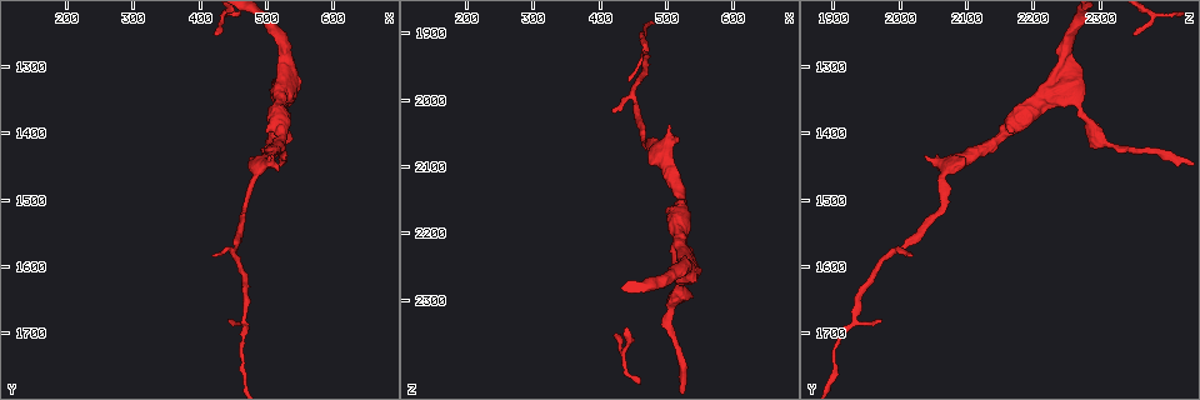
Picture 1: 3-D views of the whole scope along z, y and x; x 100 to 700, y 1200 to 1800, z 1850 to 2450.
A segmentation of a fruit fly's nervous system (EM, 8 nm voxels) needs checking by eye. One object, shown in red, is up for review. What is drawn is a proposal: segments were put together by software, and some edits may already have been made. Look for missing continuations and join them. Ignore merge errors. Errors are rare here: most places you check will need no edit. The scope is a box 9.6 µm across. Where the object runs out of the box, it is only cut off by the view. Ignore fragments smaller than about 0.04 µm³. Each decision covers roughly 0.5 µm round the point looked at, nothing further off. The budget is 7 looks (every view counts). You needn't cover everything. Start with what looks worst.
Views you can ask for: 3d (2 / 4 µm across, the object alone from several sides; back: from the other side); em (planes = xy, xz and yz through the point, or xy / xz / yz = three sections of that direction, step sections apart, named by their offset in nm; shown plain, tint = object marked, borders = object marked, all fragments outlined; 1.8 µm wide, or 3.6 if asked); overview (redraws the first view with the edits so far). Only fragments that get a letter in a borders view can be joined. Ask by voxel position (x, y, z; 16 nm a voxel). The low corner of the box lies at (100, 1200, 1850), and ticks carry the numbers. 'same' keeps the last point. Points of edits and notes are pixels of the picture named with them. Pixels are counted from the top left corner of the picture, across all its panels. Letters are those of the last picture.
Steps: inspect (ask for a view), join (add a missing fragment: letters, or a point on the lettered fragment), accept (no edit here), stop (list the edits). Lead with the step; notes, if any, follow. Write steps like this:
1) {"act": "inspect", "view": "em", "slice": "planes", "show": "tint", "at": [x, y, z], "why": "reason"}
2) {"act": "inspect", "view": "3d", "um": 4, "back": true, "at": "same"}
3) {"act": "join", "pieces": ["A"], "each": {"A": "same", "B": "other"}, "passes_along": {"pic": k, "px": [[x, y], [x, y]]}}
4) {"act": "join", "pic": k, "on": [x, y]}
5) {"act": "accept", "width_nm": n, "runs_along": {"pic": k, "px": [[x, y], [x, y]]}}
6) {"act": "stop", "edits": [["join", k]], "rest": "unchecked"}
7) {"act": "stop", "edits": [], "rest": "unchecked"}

{"act": "inspect", "view": "3d", "um": 4, "at": [425, 1590, 2015], "why": "thin end"}

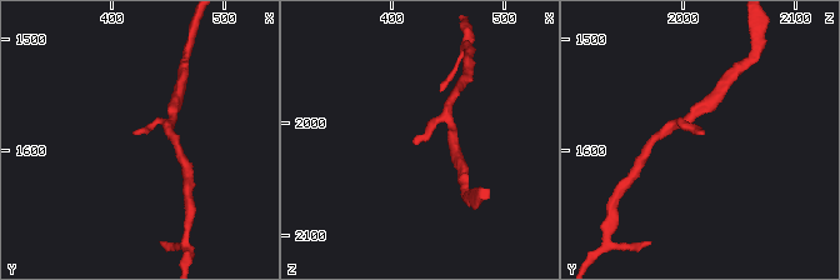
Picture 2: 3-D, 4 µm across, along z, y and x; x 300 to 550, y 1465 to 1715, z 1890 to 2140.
{"act": "inspect", "view": "em", "slice": "planes", "show": "borders", "at": [420, 1584, 2016], "why": "shape alone is not enough"}

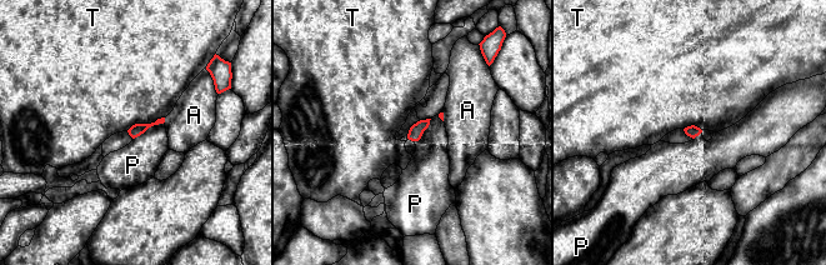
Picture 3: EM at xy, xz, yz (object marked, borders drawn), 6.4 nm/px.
{"act": "accept", "width_nm": 80, "each": {"A": "other", "P": "other", "T": "other"}, "border": {"pic": 3, "px": [[164, 116], [135, 123], [126, 130]]}, "found": "none of them fits"}

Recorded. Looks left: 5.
{"act": "inspect", "view": "3d", "um": 4, "at": [505, 1435, 2035], "why": "branch stops here"}

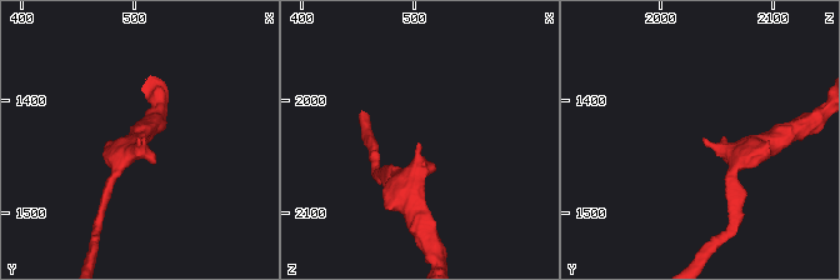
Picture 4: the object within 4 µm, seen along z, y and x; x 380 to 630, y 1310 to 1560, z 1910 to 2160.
{"act": "inspect", "view": "em", "slice": "planes", "show": "tint", "at": [504, 1436, 2040]}

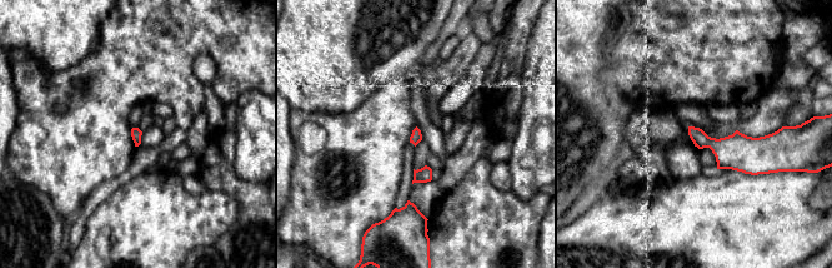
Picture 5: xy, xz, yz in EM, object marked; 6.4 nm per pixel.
{"act": "inspect", "view": "em", "slice": "planes", "show": "borders", "at": "same"}

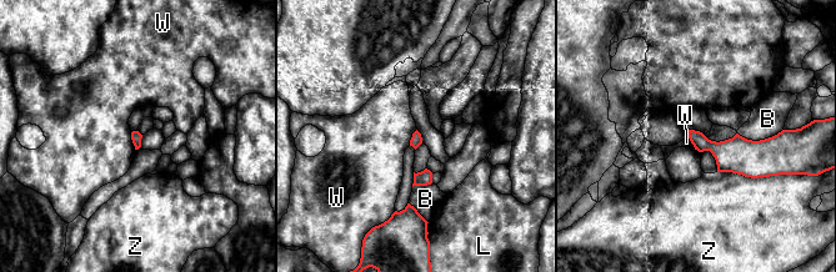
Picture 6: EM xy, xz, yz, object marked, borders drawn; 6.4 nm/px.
{"act": "accept", "longest_contact_nm": ["Z", 360], "each": {"B": "other", "L": "other", "W": "other", "Z": "other"}, "border": {"pic": 6, "px": [[131, 131], [131, 142], [135, 150]]}, "found": "no lettered fragment goes on from it"}

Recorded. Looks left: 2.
{"act": "inspect", "view": "em", "slice": "planes", "show": "borders", "at": [445, 1680, 1975], "why": "free end"}

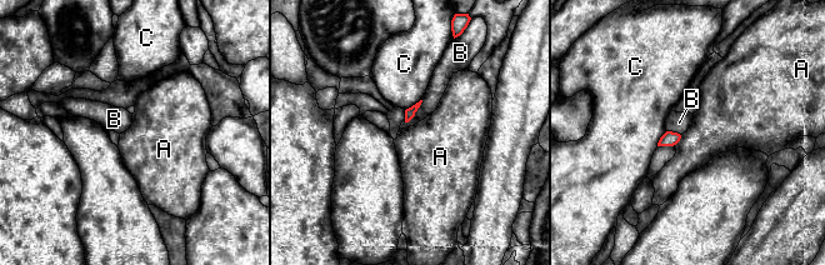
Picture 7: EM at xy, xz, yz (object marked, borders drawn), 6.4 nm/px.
{"act": "accept", "longest_contact_nm": ["B", 190], "each": {"A": "other", "B": "other", "C": "other"}, "border": {"pic": 7, "px": [[681, 135], [675, 145]]}, "found": "no lettered fragment goes on from it"}

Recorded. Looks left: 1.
{"act": "stop", "edits": [], "rest": "unchecked"}

